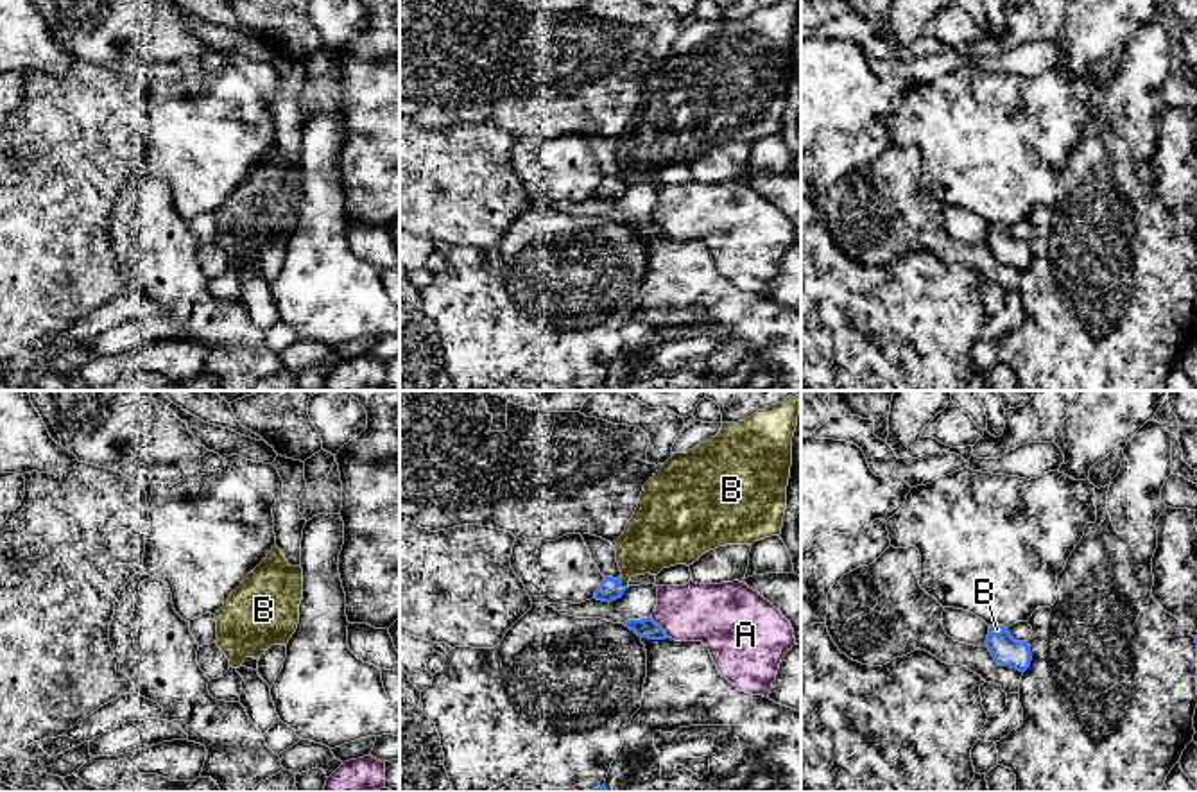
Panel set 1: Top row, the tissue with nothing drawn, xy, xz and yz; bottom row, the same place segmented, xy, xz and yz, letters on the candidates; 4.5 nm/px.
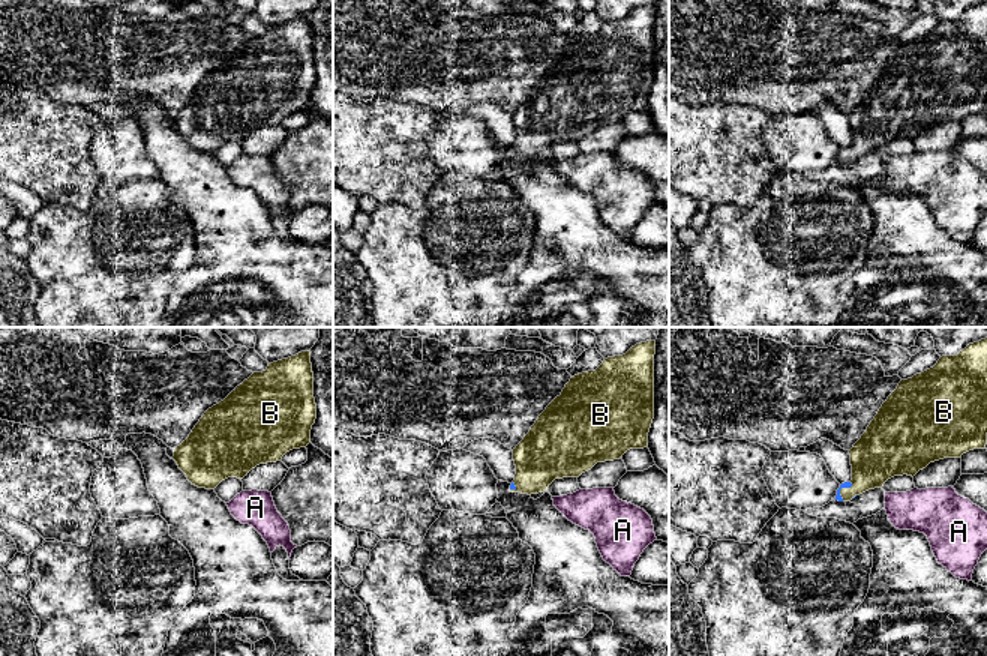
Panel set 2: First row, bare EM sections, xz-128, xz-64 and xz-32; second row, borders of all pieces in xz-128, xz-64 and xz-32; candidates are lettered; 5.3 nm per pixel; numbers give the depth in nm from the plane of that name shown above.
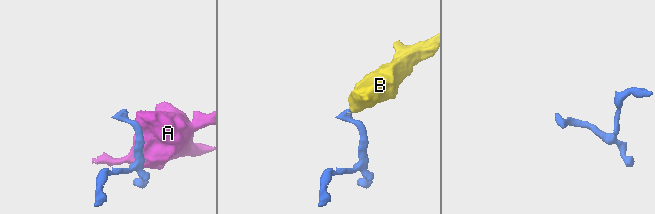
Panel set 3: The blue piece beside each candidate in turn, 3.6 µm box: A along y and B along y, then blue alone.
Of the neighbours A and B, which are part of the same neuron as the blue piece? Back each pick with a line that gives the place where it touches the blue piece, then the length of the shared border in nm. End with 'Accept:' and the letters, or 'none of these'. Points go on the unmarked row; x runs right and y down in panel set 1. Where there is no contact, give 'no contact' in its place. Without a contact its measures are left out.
B: meets blue in xz at (620, 181); contact 70 nm long
Accept: B

